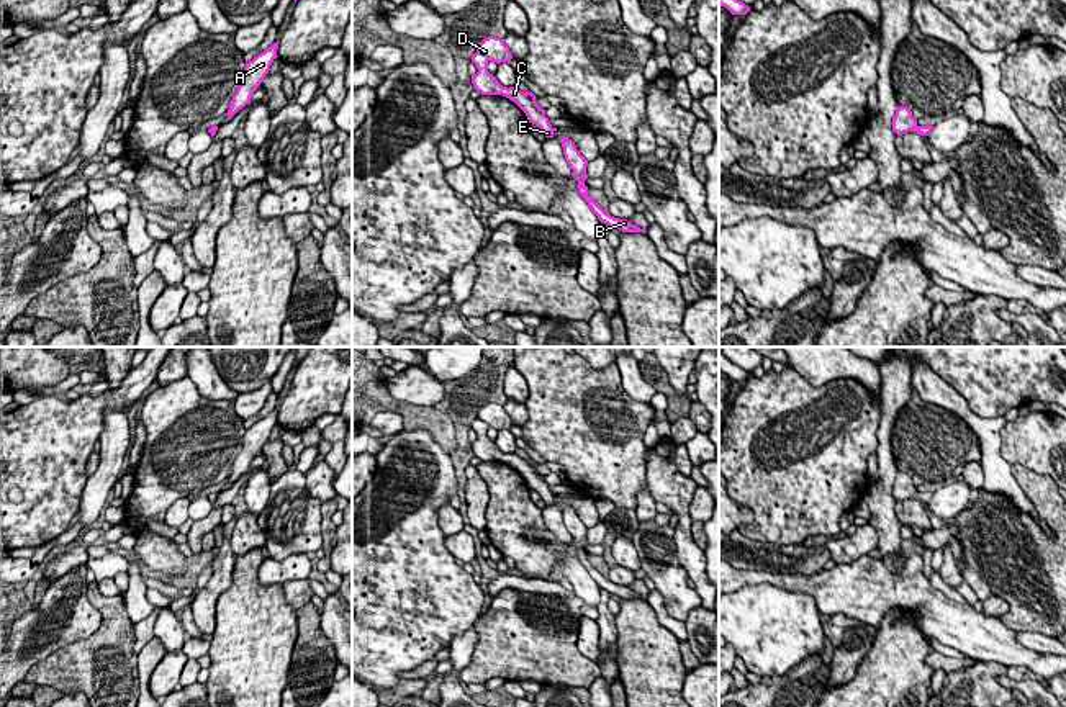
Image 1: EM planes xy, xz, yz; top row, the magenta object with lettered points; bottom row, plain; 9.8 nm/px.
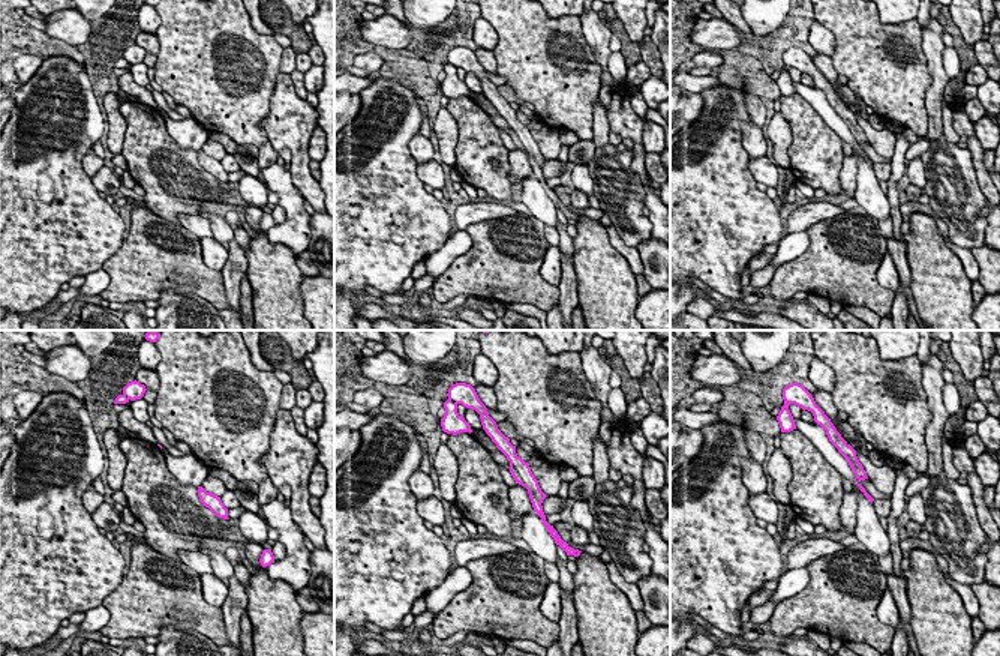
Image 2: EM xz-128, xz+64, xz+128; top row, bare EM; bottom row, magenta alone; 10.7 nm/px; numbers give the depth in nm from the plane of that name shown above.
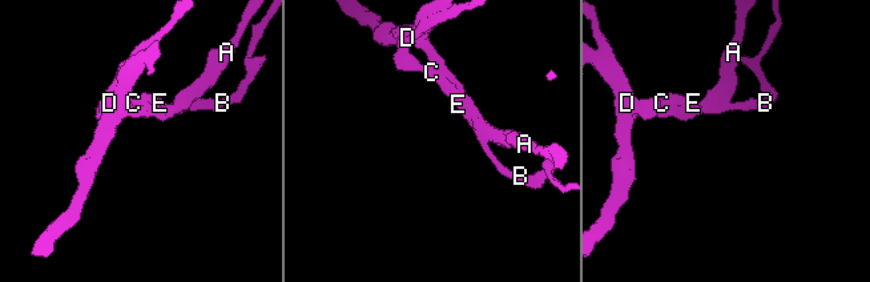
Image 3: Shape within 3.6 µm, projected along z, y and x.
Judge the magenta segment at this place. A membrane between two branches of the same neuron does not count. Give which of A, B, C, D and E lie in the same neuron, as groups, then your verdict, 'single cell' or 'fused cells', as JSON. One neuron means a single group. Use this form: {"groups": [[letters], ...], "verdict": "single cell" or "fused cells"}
{"groups": [["A", "B", "D"], ["C", "E"]], "verdict": "fused cells"}

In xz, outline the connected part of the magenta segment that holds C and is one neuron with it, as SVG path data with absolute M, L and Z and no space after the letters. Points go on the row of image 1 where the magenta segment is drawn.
M480 52L472 56L472 62L478 69L478 72L472 75L475 90L481 95L503 95L509 98L526 113L529 123L535 124L545 137L553 137L553 128L545 113L537 110L524 92L517 90L516 87L503 87L496 77L488 72L488 61L490 59Z

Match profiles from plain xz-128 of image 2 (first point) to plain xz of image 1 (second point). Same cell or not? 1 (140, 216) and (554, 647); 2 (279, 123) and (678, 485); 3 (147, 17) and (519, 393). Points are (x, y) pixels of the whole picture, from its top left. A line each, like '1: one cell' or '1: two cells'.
1: one cell
2: one cell
3: one cell

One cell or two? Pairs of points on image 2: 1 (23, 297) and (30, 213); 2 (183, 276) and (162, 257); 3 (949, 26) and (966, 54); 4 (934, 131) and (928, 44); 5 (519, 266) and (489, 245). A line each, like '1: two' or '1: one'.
1: one
2: one
3: one
4: one
5: one

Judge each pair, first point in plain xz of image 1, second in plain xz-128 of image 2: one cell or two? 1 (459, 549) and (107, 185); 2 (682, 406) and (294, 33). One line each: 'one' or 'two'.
1: one
2: one

